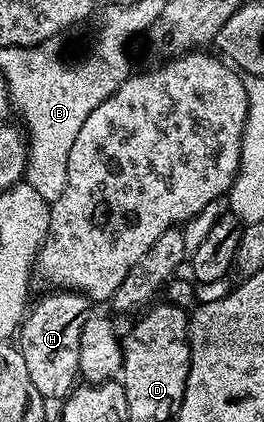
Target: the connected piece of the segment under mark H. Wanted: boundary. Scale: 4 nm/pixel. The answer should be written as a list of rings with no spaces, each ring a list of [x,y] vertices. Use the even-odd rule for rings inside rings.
[[[50,291],[47,297],[36,301],[23,320],[20,348],[36,391],[51,402],[61,402],[74,392],[80,377],[80,335],[84,323],[92,315],[92,302],[85,293],[69,291]]]

